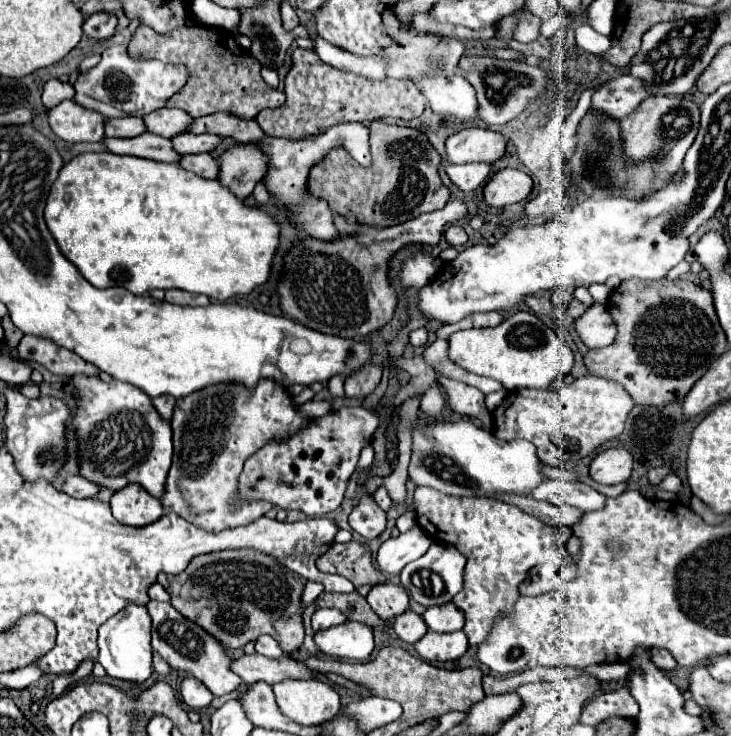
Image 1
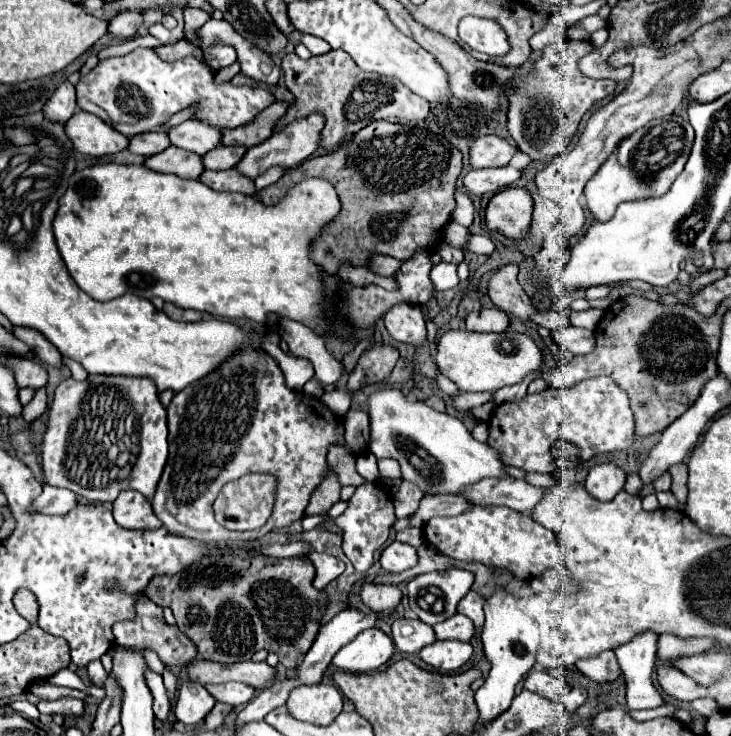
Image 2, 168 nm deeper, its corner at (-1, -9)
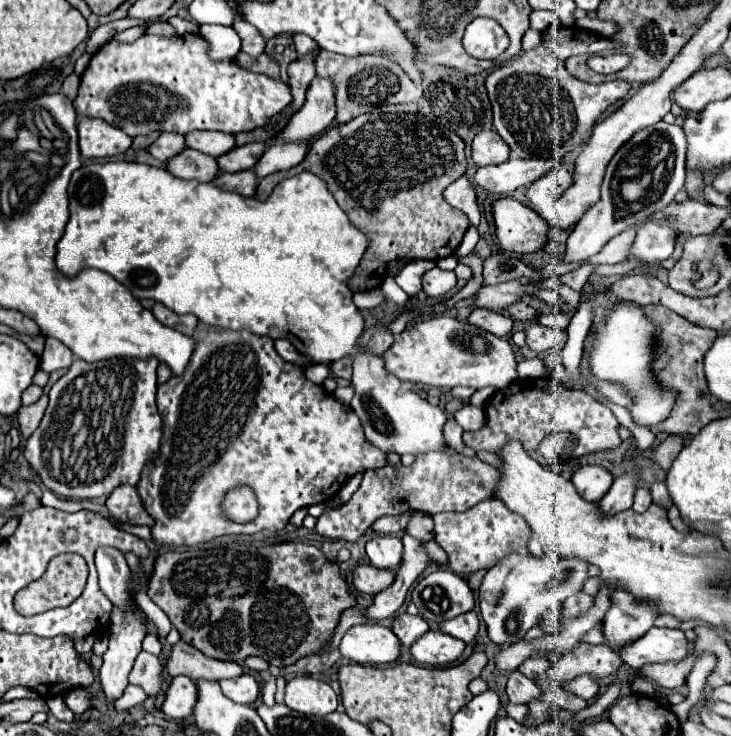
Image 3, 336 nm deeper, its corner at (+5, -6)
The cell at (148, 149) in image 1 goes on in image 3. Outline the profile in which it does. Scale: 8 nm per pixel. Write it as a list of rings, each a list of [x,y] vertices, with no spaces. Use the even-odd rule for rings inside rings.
[[[184,148],[180,156],[174,156],[174,160],[166,162],[166,170],[178,178],[186,180],[198,180],[198,182],[210,182],[218,174],[216,158],[206,156],[198,150]]]

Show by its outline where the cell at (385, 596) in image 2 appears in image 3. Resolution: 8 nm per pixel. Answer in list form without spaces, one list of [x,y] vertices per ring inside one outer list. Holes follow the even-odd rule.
[[[358,566],[354,570],[354,588],[360,594],[378,594],[386,590],[394,582],[394,574],[390,570],[380,570],[374,566]]]

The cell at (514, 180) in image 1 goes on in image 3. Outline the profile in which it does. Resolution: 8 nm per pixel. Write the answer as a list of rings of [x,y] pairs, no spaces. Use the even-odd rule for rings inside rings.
[[[498,198],[492,202],[496,238],[506,252],[528,254],[546,246],[548,224],[528,206],[514,198]]]

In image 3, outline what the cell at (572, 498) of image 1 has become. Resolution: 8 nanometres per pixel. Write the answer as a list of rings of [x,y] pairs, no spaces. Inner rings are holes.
[[[428,452],[424,456],[418,456],[410,466],[402,466],[402,464],[396,464],[396,466],[384,466],[384,468],[378,468],[378,470],[366,470],[364,474],[364,480],[360,484],[360,488],[352,494],[352,498],[342,504],[340,508],[334,508],[334,510],[328,510],[324,512],[320,518],[318,518],[318,524],[316,524],[316,532],[320,536],[326,536],[326,538],[332,538],[332,540],[346,540],[346,542],[358,542],[366,530],[378,520],[382,518],[384,514],[402,514],[406,510],[420,510],[424,514],[438,514],[438,512],[464,512],[468,510],[470,506],[482,502],[482,500],[488,500],[488,498],[494,498],[496,496],[496,486],[500,482],[500,472],[496,468],[492,468],[490,464],[478,460],[478,458],[466,458],[462,454],[454,454],[454,456],[448,456],[448,454],[442,454],[442,452]]]

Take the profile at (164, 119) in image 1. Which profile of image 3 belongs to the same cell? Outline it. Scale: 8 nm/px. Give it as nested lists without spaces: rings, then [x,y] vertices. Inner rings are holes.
[[[210,130],[188,132],[184,136],[184,140],[186,140],[188,148],[194,148],[194,150],[204,152],[214,158],[218,158],[234,148],[234,136],[226,134],[226,132],[210,132]]]

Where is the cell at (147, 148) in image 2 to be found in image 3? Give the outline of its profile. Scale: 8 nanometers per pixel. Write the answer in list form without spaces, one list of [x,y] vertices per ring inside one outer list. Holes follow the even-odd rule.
[[[162,132],[154,144],[150,144],[148,152],[156,158],[166,162],[168,158],[176,156],[184,148],[184,136],[182,134],[172,134],[172,132]]]

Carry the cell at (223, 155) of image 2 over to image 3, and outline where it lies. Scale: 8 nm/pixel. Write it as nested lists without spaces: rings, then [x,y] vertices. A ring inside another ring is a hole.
[[[254,142],[246,146],[236,146],[230,152],[222,154],[218,158],[218,168],[220,172],[240,172],[240,170],[250,170],[266,150],[266,144]]]

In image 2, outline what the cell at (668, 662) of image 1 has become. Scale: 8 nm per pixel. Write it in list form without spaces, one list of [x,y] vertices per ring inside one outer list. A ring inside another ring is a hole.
[[[669,633],[659,635],[657,643],[657,659],[659,662],[670,662],[682,655],[702,653],[709,650],[713,640],[705,637],[681,639]]]

